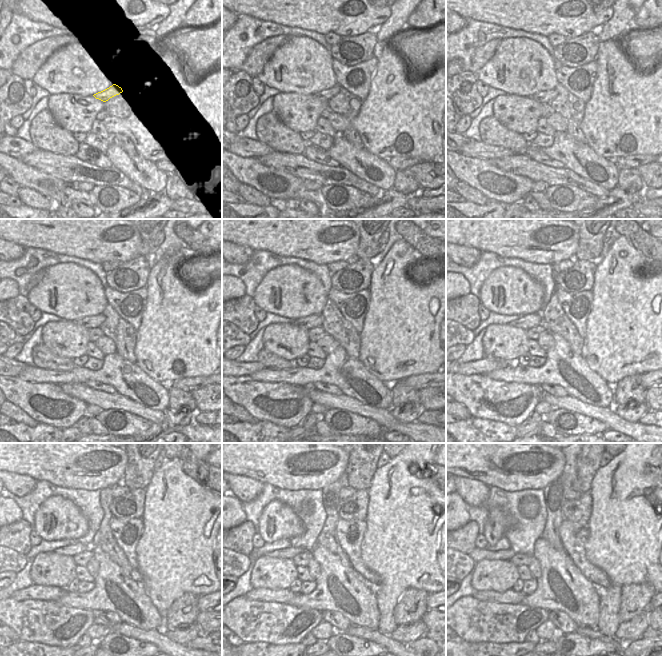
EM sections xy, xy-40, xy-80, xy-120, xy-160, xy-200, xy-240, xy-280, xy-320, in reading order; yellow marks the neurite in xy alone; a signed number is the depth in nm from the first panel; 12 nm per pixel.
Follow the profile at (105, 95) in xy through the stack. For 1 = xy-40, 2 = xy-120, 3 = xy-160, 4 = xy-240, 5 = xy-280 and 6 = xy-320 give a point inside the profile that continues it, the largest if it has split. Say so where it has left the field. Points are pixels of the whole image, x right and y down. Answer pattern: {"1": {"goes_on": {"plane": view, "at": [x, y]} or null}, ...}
{"1": {"goes_on": {"plane": "xy-40", "at": [326, 95]}}, "2": {"goes_on": {"plane": "xy-120", "at": [95, 321]}}, "3": {"goes_on": {"plane": "xy-160", "at": [312, 321]}}, "4": {"goes_on": {"plane": "xy-240", "at": [74, 548]}}, "5": {"goes_on": {"plane": "xy-280", "at": [287, 553]}}, "6": {"goes_on": {"plane": "xy-320", "at": [478, 554]}}}

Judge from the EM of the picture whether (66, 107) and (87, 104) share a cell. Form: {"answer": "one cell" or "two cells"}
{"answer": "one cell"}

